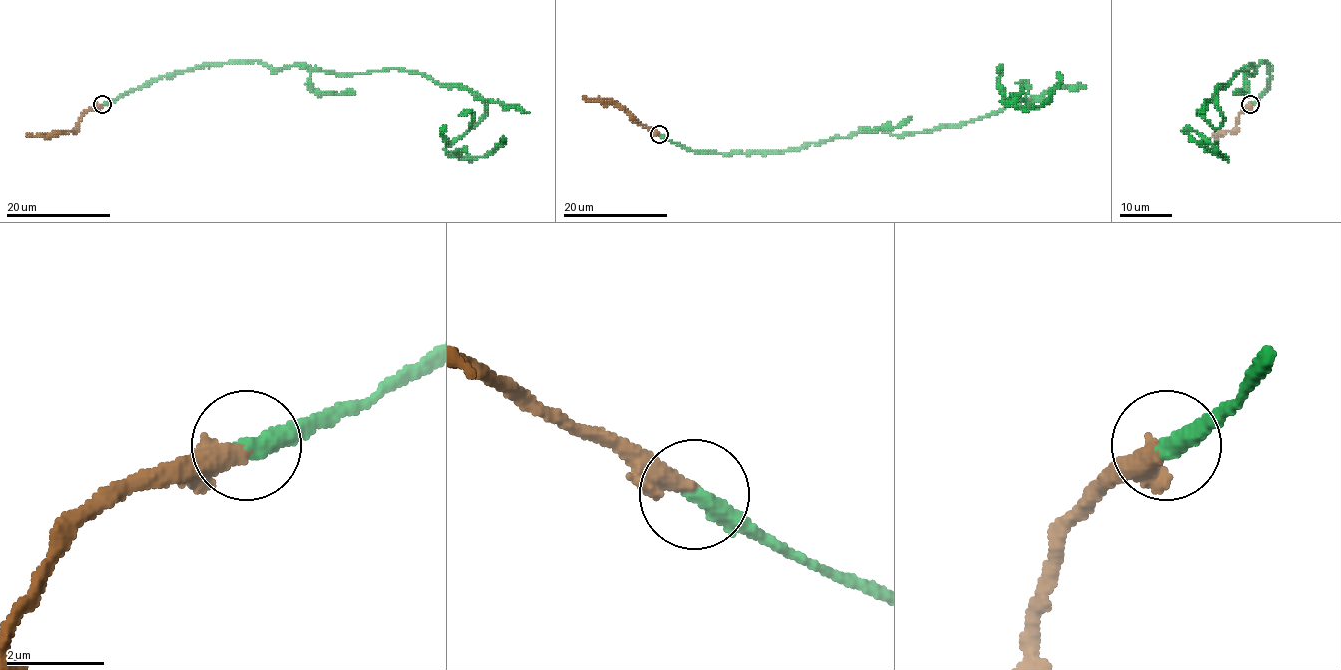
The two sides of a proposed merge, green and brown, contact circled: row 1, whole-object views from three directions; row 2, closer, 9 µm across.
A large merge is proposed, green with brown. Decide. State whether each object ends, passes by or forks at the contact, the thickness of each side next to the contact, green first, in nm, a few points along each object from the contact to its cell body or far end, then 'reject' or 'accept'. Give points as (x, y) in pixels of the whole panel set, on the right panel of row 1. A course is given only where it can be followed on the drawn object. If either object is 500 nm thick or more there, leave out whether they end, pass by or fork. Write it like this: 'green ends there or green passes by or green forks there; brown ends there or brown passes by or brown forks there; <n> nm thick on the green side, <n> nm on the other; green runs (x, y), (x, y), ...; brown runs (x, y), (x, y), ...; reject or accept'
green ends there; brown ends there; 400 nm thick on the green side, 420 nm on the other; green runs (1251, 104), (1266, 91), (1266, 62), (1220, 87), (1217, 148), (1223, 157), (1190, 137); brown runs (1251, 105), (1243, 111), (1234, 129), (1214, 135); accept

